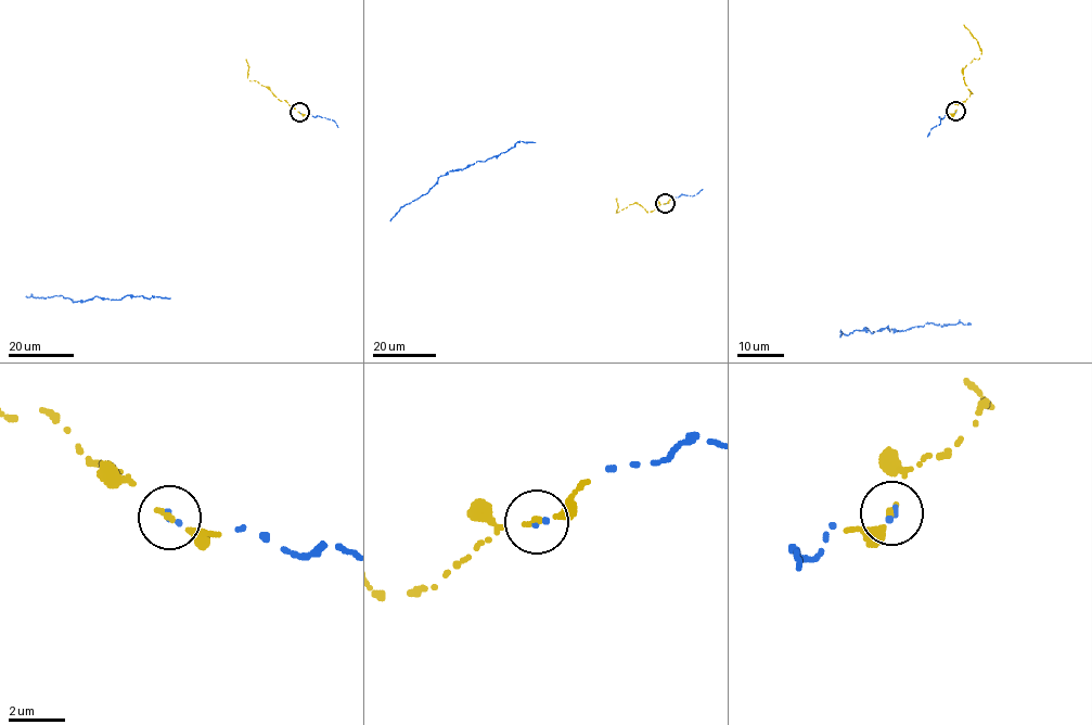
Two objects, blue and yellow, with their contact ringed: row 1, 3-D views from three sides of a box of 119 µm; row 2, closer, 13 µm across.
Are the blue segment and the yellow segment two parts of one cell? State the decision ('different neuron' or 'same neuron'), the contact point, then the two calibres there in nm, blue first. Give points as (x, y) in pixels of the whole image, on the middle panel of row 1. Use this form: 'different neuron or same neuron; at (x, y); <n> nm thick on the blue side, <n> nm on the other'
same neuron; at (665, 203); 180 nm thick on the blue side, 220 nm on the other

